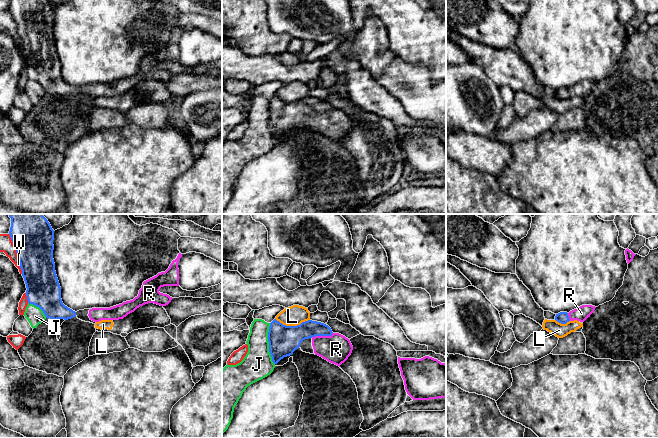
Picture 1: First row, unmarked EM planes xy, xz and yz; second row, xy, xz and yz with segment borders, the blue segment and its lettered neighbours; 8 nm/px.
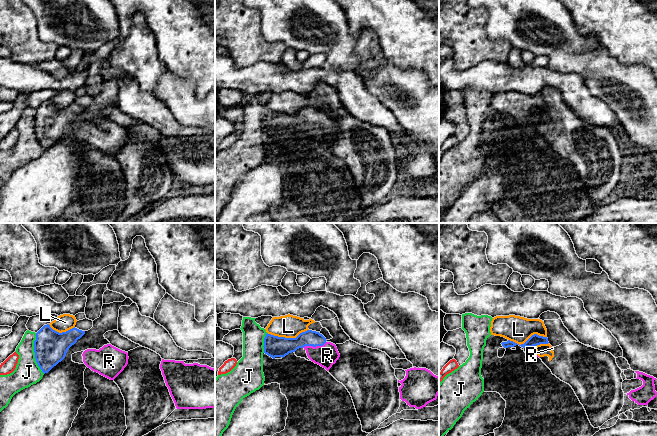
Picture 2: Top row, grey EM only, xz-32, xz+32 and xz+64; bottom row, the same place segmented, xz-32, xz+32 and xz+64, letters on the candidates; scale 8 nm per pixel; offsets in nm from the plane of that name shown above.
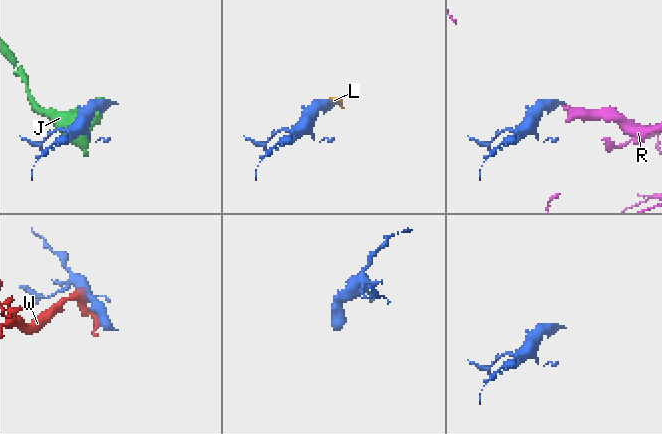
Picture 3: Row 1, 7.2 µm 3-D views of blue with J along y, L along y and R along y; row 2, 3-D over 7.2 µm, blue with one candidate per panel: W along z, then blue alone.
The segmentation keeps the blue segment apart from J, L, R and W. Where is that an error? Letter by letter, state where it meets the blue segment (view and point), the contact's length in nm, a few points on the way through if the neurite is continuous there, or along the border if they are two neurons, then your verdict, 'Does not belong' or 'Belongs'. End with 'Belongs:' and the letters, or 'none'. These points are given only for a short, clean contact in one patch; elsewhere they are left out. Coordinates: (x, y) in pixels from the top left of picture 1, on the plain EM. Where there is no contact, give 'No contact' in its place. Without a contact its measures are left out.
J: Touches blue at xz (269, 120). Shared border 340 nm. Does not belong
L: Touches blue at xz (292, 102). Shared border 280 nm. Boundary: xz (275, 94), (286, 101), (299, 101), (309, 96). Does not belong
R: Touches blue at xz (322, 111). Shared border 180 nm. Path across: xz (291, 113), (298, 109), (322, 111), (336, 125). Belongs
W: Touches blue at xy (17, 30). Shared border 340 nm. Does not belong
Belongs: R

